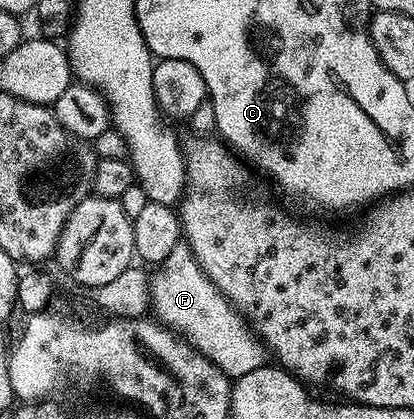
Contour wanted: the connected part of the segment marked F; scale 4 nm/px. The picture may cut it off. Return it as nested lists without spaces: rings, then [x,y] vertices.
[[[185,242],[172,246],[172,254],[153,269],[150,281],[150,308],[158,323],[166,325],[187,340],[224,375],[237,378],[267,363],[265,344],[254,335],[246,319],[220,294],[218,287],[204,274],[192,250]]]

